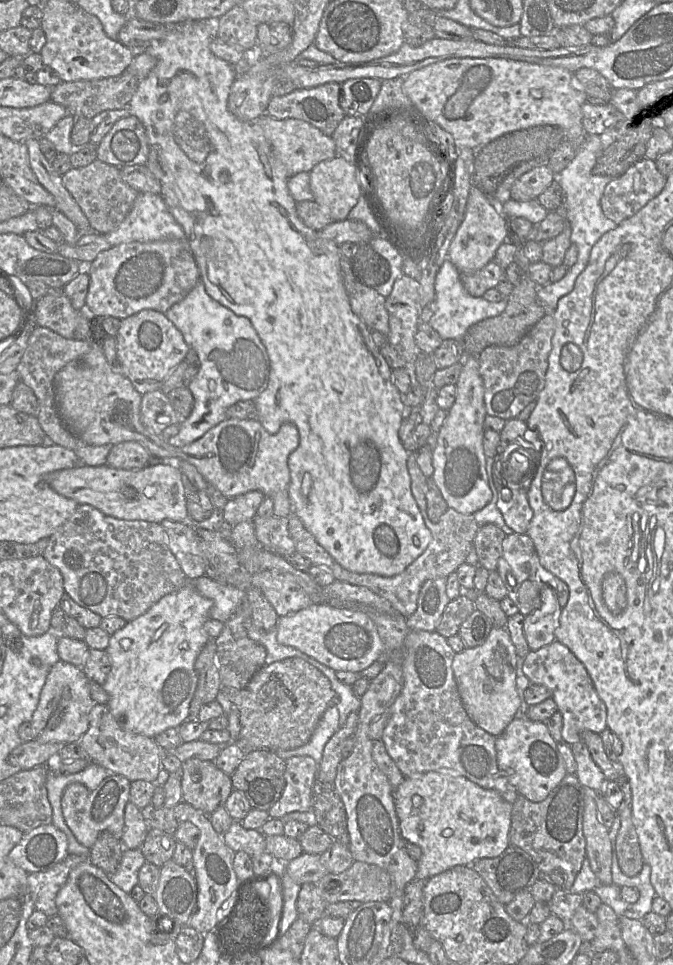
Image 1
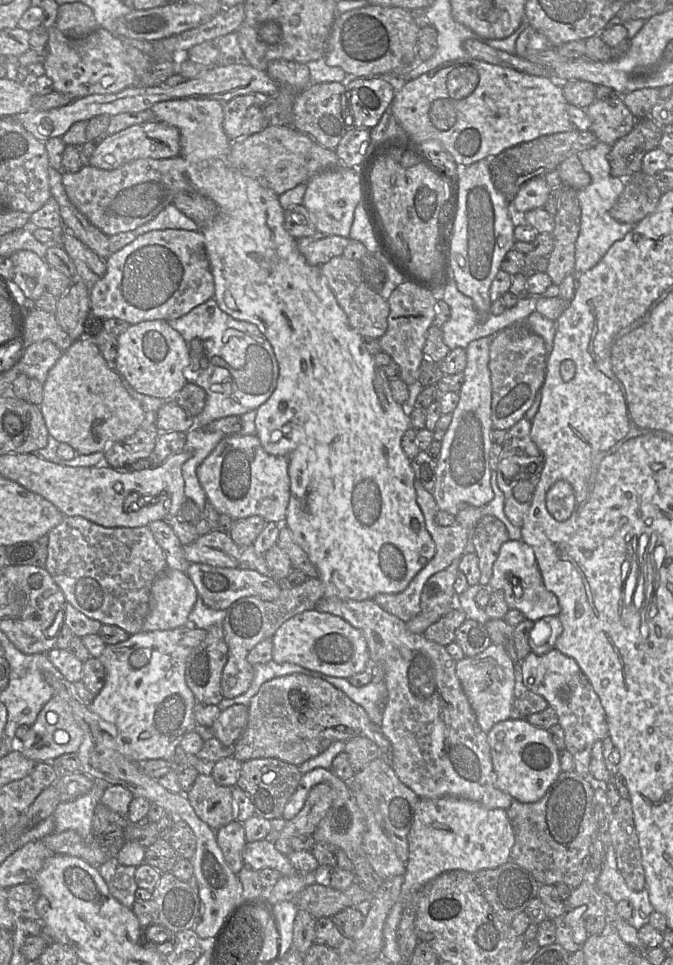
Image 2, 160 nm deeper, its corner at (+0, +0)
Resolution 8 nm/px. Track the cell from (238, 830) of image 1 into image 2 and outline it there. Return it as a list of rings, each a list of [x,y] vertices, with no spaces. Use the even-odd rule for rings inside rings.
[[[268,839],[247,842],[243,851],[243,861],[244,865],[255,871],[270,868],[281,876],[293,876],[298,873],[289,859],[282,855]]]

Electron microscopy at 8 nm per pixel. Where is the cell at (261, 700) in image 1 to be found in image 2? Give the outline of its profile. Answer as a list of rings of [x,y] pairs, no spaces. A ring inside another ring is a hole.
[[[294,673],[265,682],[253,696],[246,728],[233,746],[233,757],[240,762],[276,758],[298,767],[324,752],[332,743],[347,742],[359,736],[374,742],[381,756],[390,762],[389,740],[361,706],[324,679]]]

